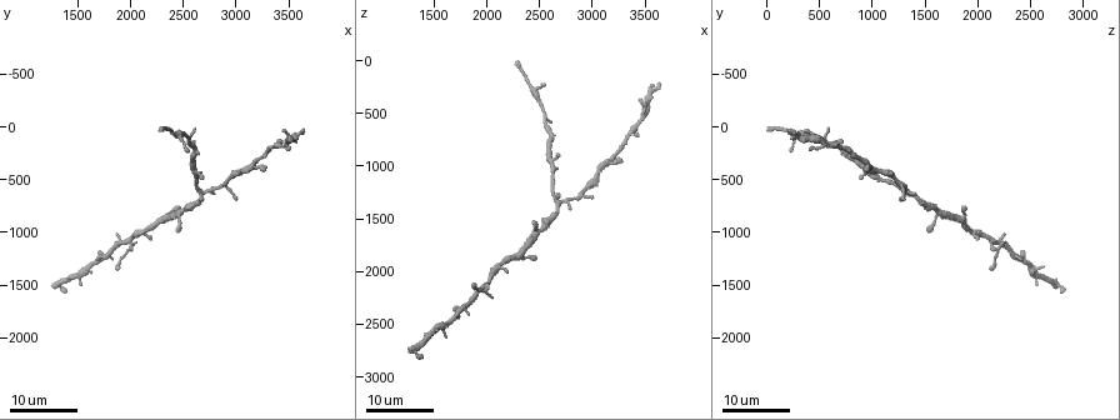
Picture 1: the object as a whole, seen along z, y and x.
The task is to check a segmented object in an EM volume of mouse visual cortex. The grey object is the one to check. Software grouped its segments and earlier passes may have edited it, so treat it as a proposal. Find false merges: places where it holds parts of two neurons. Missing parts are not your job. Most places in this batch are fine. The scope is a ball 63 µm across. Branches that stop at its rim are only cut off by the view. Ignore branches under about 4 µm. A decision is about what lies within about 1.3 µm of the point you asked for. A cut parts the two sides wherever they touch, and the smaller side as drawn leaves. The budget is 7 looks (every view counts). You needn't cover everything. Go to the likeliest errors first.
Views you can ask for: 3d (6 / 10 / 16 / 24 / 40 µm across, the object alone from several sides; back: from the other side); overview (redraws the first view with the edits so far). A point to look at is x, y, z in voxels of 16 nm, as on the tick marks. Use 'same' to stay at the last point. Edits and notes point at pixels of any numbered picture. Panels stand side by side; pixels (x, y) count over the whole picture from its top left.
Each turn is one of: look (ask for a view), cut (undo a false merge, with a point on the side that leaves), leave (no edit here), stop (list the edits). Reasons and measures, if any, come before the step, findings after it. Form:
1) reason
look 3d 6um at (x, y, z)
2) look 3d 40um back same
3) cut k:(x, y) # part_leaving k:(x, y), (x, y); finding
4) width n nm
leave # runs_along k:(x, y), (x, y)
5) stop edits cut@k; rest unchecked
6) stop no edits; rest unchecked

looks like a crossing
look 3d 24um at (2700, 620, 1360)

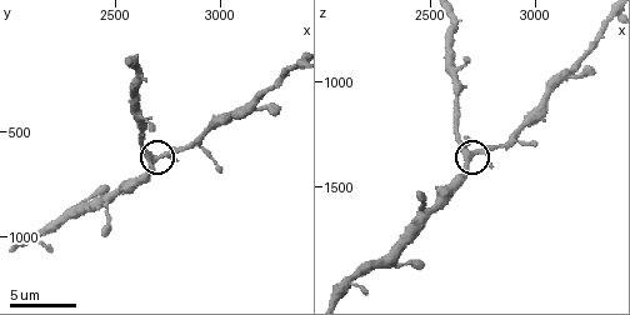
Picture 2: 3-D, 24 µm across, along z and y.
closer look
look 3d 10um at (2690, 610, 1350)

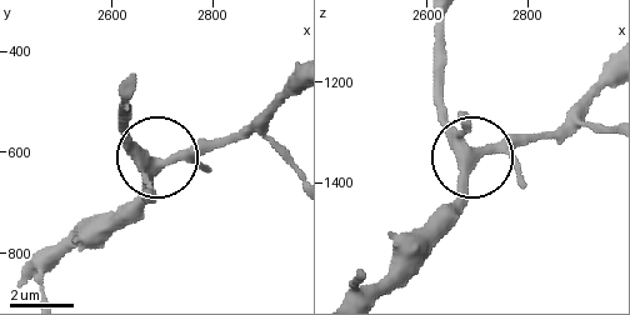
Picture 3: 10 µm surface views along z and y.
width 380 nm
leave # one neuron here

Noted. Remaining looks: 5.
look 3d 16um at (2560, 140, 600)

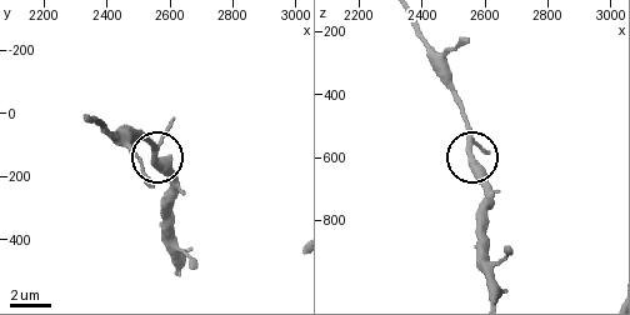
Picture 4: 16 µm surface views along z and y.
closer look
look 3d 6um at (2550, 150, 590)

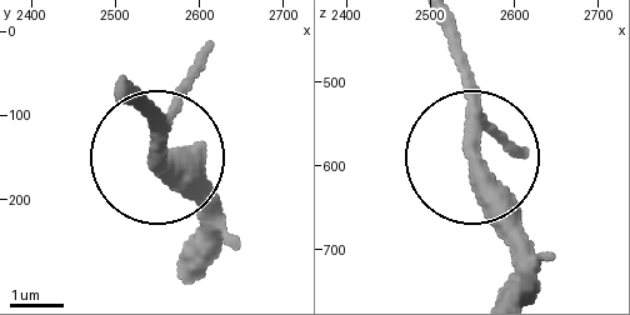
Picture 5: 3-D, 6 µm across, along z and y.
leave # runs_along 5:(515, 286), (461, 35); one neuron here

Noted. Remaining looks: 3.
look 3d 24um at (2580, 720, 1560)

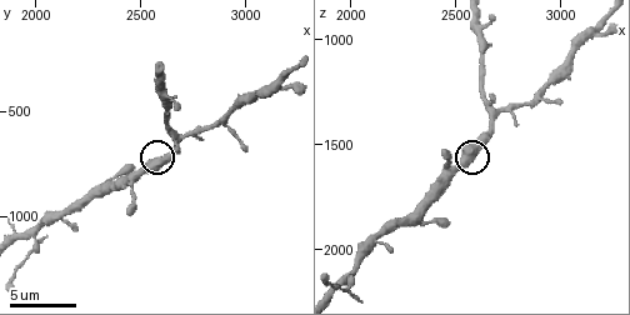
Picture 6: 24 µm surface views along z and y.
look 3d 6um same

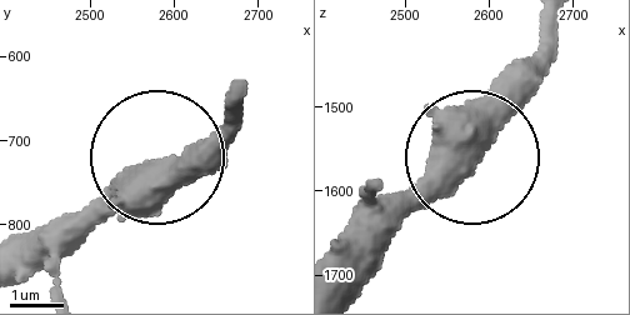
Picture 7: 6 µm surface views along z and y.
leave # runs_along 7:(126, 206), (238, 135); all the same neuron

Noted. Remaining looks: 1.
stop no edits; rest unchecked

